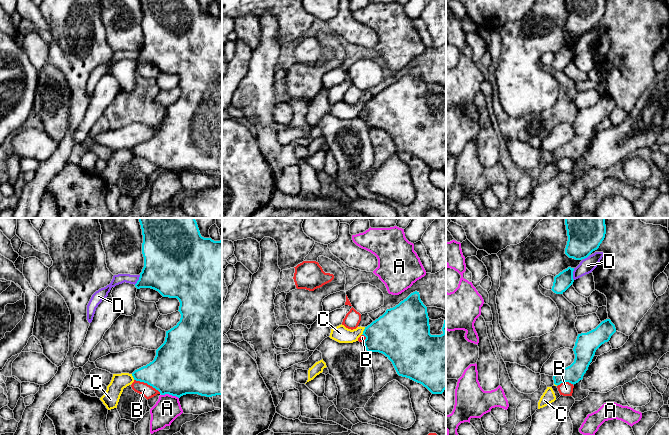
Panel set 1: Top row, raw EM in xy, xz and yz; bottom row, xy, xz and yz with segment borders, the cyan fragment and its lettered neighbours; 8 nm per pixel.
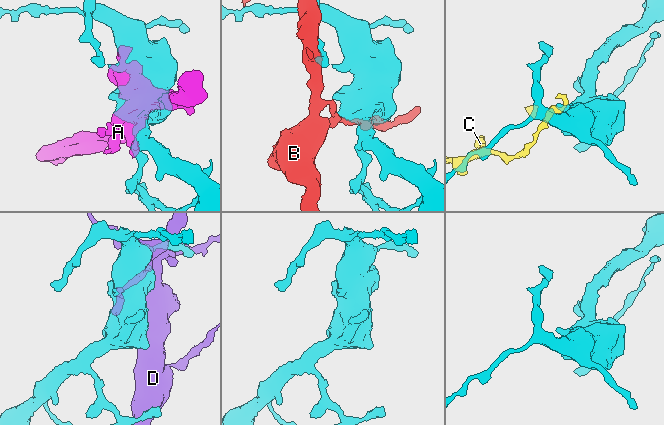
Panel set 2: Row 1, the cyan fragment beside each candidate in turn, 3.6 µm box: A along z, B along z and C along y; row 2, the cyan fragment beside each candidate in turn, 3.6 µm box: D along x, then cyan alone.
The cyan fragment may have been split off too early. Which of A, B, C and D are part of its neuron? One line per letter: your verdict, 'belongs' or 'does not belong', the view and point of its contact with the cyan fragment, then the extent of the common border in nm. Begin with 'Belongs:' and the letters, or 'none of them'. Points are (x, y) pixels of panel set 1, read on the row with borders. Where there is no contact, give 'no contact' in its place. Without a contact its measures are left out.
Belongs: none of them
A: does not belong | xy (170, 394) | 150 nm
B: does not belong | xy (147, 383) | 240 nm
C: does not belong | xz (363, 331) | 70 nm
D: does not belong | yz (572, 274) | 100 nm

